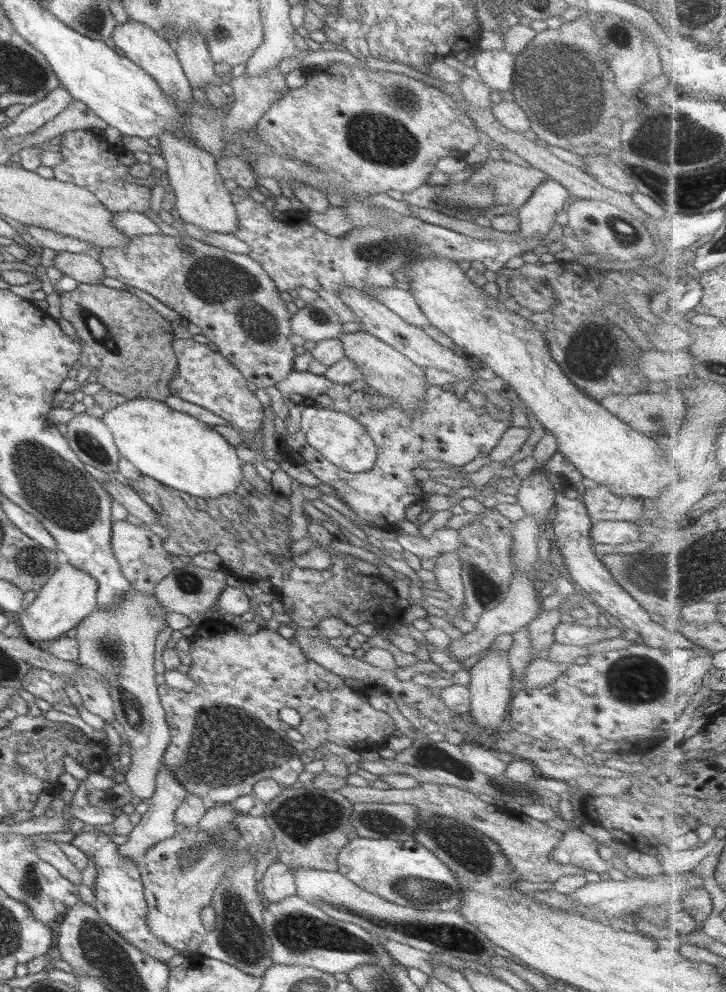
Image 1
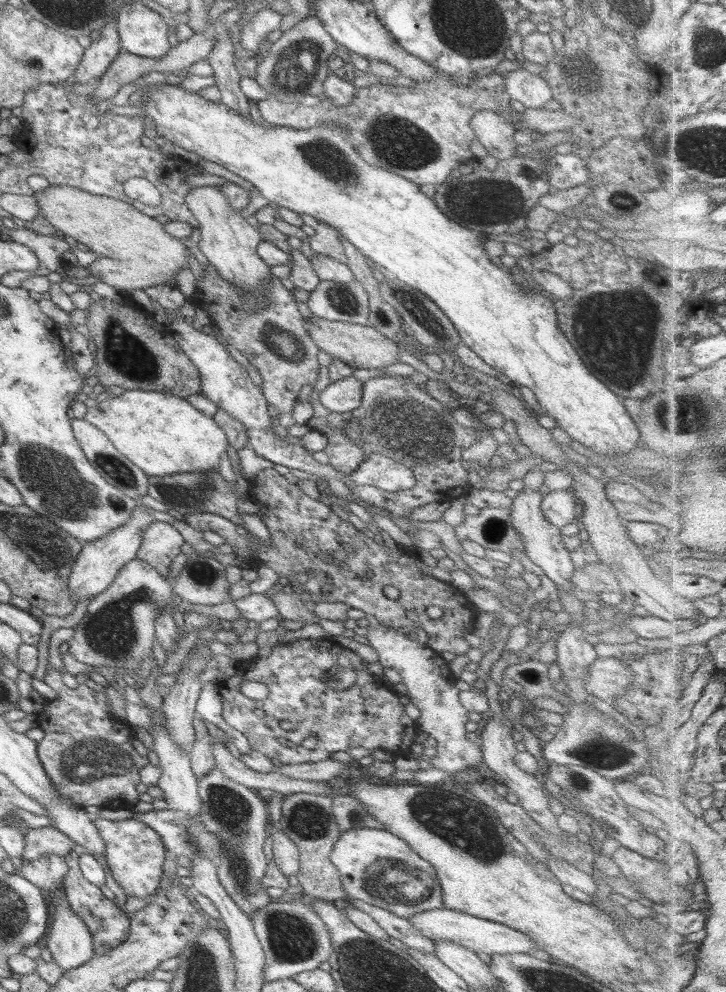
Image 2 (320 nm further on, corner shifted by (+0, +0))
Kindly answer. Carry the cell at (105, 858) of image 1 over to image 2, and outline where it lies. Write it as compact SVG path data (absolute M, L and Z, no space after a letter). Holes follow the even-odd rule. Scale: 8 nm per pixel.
M131 816L128 819L114 820L96 818L92 823L104 844L103 854L110 878L115 880L128 896L144 898L147 894L154 894L162 876L161 865L167 857L159 835L143 821Z

